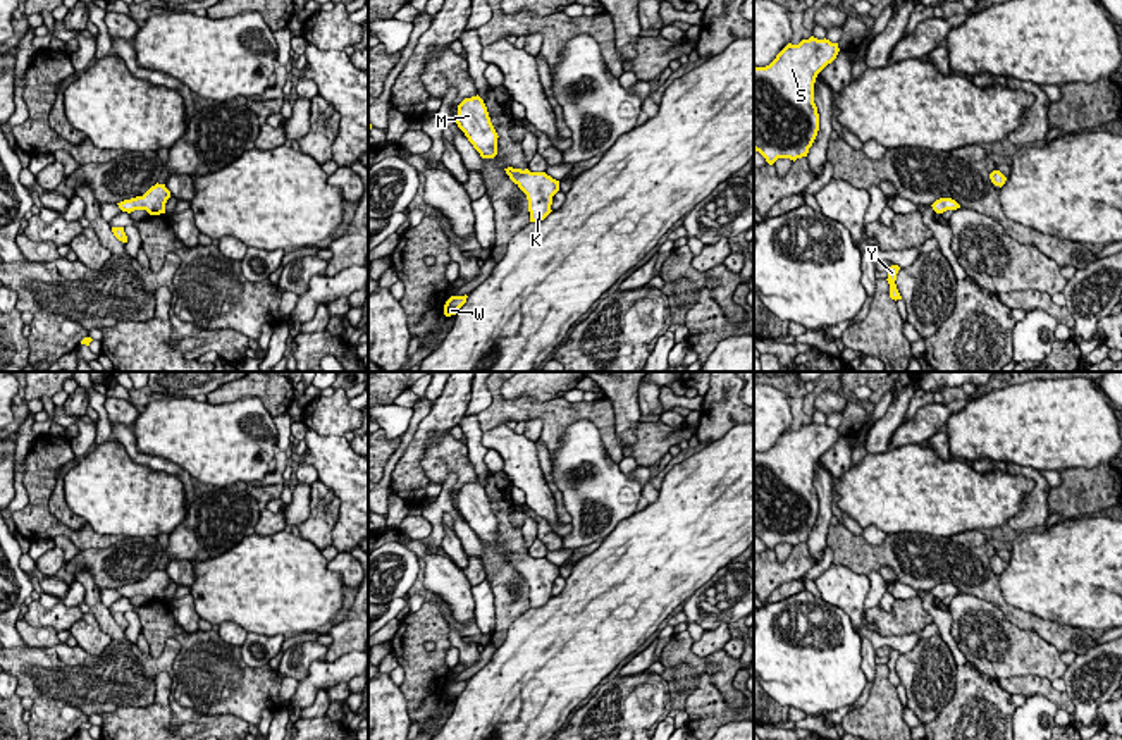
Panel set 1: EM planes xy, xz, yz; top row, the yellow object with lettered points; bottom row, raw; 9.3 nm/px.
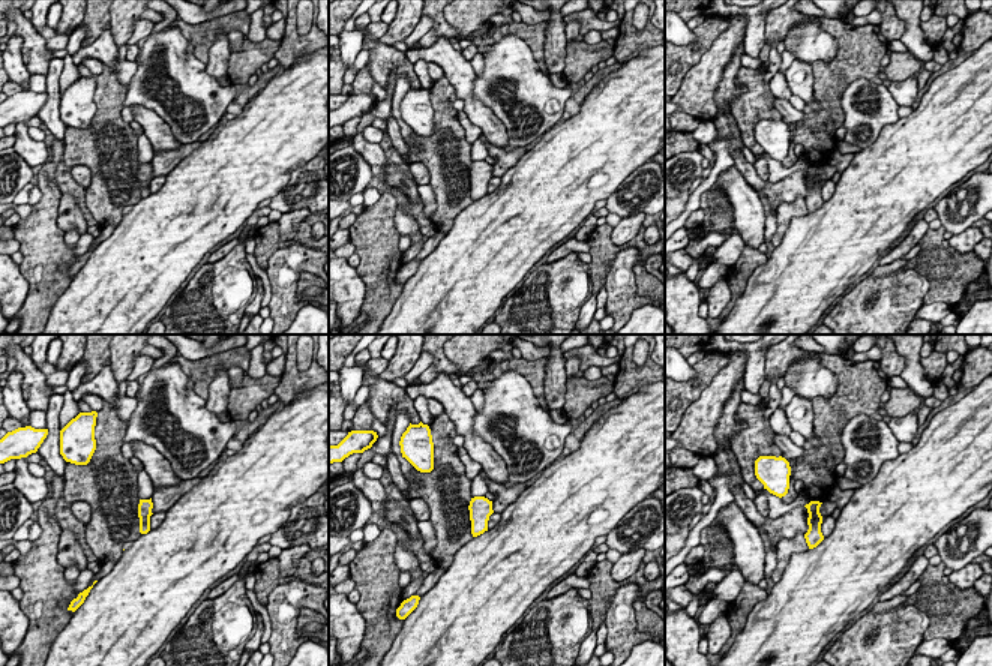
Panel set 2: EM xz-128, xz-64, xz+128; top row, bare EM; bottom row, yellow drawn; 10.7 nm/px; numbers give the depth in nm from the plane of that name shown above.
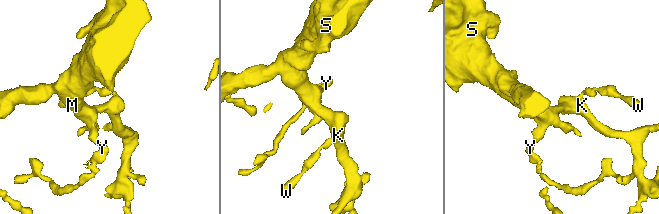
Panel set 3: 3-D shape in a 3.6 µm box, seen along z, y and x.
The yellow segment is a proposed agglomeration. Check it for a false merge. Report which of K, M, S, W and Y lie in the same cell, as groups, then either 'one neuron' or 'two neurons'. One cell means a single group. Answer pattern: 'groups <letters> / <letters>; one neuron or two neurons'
groups K M S W Y; one neuron

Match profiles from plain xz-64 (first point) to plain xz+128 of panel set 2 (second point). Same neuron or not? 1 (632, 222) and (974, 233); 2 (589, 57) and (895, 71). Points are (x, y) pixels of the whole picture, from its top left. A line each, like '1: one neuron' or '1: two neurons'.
1: one neuron
2: one neuron

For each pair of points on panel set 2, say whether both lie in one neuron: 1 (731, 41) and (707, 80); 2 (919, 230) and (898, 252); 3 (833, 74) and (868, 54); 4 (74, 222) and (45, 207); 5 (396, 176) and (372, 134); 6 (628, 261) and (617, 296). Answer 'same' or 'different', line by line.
1: same
2: same
3: same
4: different
5: different
6: same

